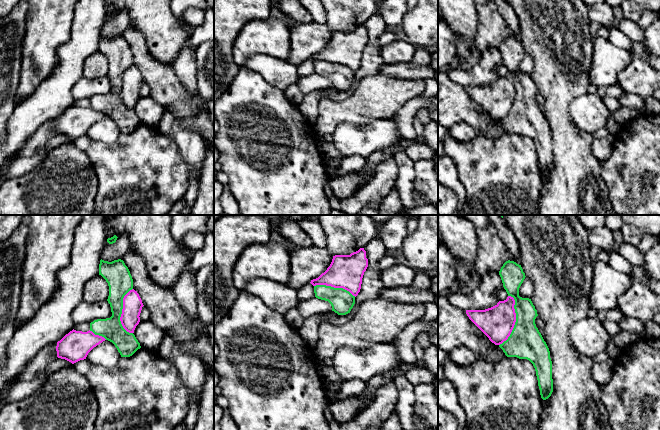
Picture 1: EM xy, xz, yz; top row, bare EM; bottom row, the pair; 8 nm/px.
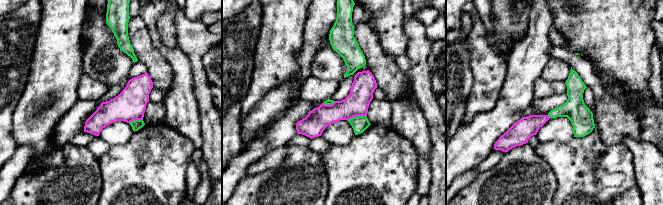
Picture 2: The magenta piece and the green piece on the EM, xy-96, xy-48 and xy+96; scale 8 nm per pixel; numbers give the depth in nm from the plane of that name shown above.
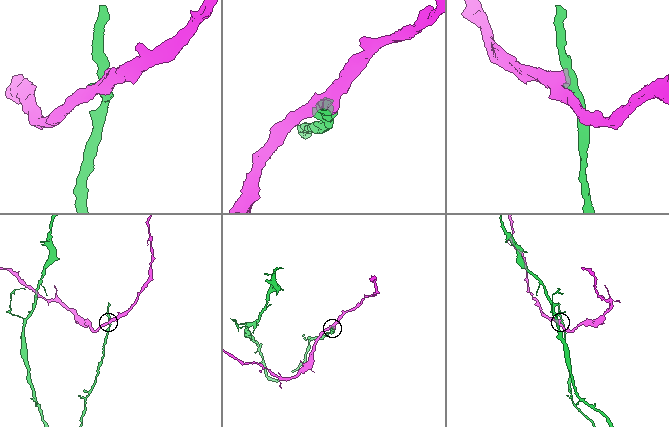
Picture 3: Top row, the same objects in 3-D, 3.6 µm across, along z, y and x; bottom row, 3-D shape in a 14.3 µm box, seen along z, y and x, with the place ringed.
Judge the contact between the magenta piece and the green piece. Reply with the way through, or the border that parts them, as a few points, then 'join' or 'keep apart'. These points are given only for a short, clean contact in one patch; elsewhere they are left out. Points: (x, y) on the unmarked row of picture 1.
keep apart

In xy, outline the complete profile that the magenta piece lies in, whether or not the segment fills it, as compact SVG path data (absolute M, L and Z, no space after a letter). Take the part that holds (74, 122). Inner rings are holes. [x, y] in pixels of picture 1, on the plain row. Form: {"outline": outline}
{"outline": "M73 105L57 118L57 133L74 140L86 135L88 129L105 116L104 113L95 111L90 106L82 108Z"}

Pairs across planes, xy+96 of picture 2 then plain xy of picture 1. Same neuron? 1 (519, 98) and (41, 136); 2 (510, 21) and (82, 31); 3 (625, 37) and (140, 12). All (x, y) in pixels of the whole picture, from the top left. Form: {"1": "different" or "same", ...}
{"1": "different", "2": "different", "3": "same"}

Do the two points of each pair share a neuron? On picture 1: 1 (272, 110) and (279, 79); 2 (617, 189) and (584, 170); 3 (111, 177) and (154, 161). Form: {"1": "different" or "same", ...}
{"1": "different", "2": "different", "3": "same"}

